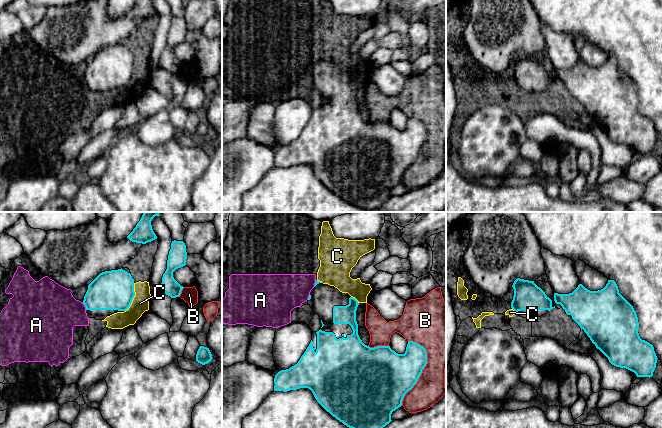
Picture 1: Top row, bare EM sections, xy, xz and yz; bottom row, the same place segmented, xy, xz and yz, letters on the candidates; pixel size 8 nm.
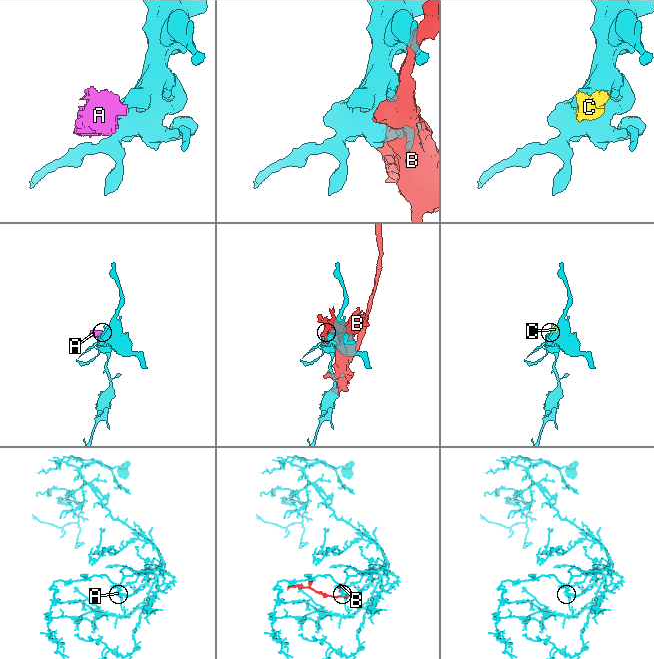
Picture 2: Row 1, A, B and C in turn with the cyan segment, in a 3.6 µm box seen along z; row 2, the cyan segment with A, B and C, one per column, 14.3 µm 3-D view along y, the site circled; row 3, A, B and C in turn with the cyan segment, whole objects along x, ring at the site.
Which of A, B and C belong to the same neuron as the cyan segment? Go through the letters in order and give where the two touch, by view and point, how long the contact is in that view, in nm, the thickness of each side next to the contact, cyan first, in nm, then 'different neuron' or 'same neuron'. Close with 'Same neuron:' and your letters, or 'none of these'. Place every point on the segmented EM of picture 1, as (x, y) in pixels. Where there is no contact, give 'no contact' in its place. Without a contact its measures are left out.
A: contact xy (85, 306); length 70 nm; calibres 320 and 380 nm; different neuron
B: contact xz (421, 371); length 550 nm; calibres 360 and 280 nm; different neuron
C: contact xy (133, 297); length 240 nm; calibres 320 and 140 nm; different neuron
Same neuron: none of these

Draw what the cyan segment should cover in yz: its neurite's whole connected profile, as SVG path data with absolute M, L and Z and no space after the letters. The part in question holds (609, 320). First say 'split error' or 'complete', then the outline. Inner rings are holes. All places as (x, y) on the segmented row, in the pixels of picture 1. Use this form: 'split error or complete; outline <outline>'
complete; outline M614 280L598 291L590 291L582 284L569 294L554 293L554 301L560 304L567 315L587 334L592 343L609 360L620 368L626 368L637 377L652 377L656 368L657 356L654 347L639 336L639 322L633 306L619 293Z

